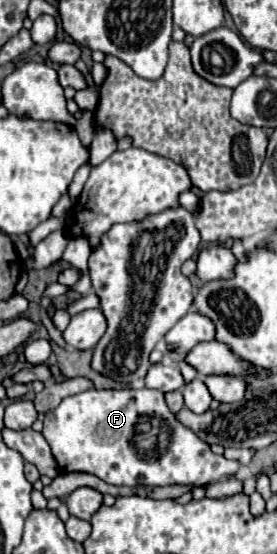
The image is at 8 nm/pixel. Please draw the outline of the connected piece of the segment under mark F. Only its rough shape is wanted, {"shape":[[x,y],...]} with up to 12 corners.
{"shape":[[149,387],[45,413],[61,471],[209,485],[239,471]]}

